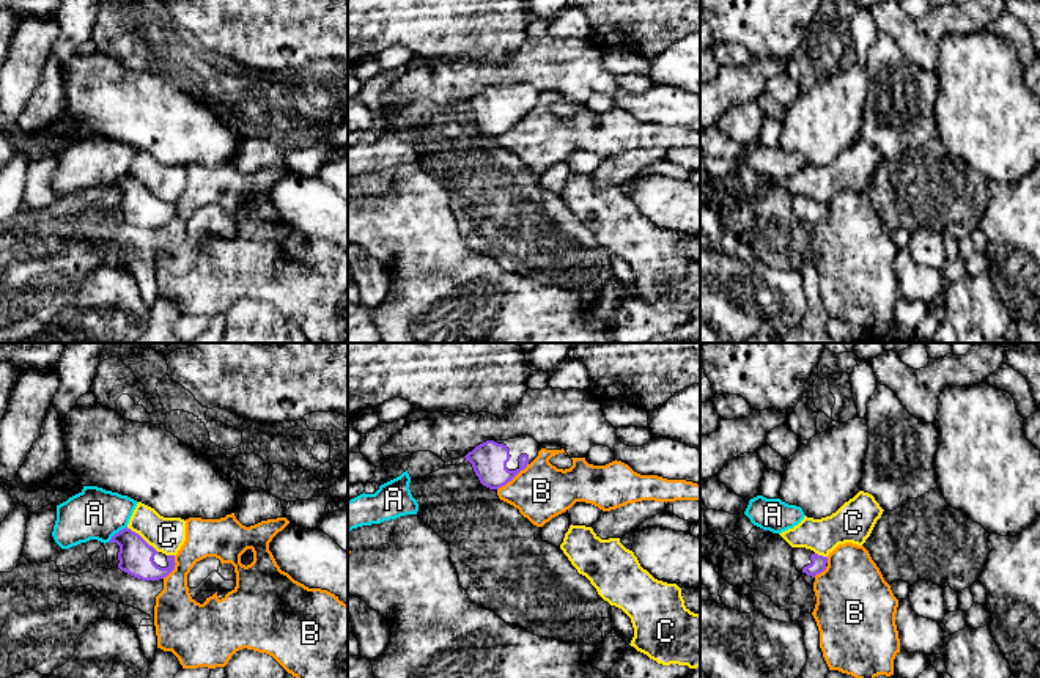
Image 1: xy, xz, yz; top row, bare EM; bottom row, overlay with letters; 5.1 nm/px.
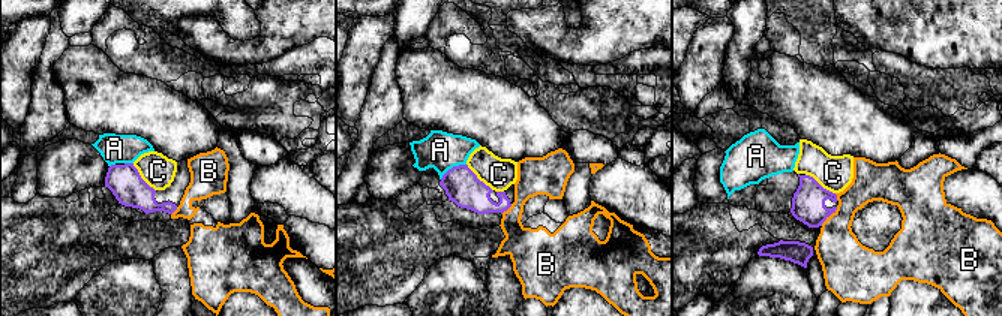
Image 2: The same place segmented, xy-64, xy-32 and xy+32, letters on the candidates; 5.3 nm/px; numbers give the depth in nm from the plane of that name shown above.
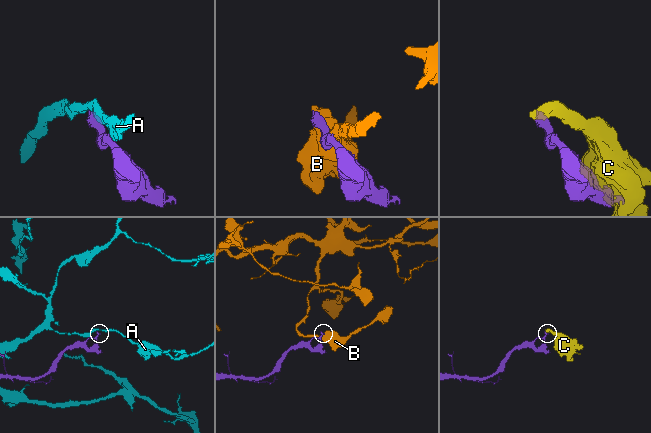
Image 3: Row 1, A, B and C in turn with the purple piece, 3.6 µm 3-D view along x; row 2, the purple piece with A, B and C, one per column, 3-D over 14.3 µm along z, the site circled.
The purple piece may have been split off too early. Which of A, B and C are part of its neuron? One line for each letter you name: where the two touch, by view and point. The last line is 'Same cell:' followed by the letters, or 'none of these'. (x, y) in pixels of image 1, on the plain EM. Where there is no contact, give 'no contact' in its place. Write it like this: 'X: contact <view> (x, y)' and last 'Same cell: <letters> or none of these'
Same cell: none of these

